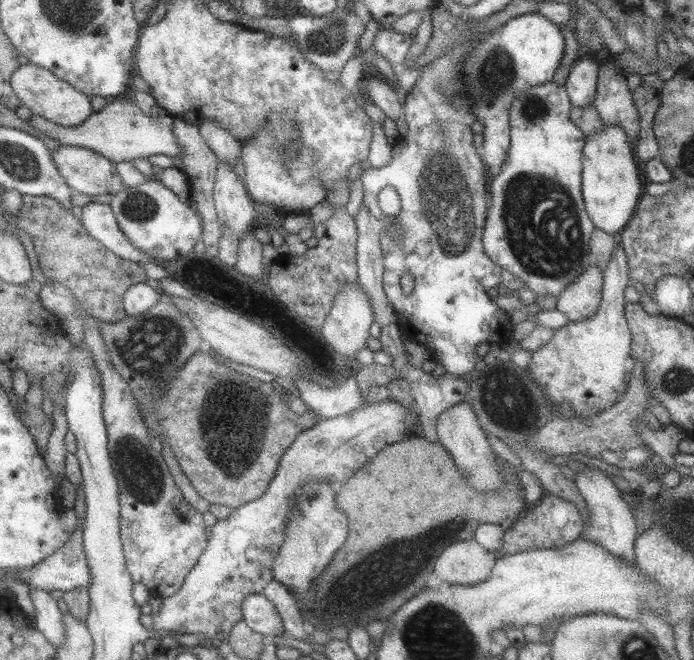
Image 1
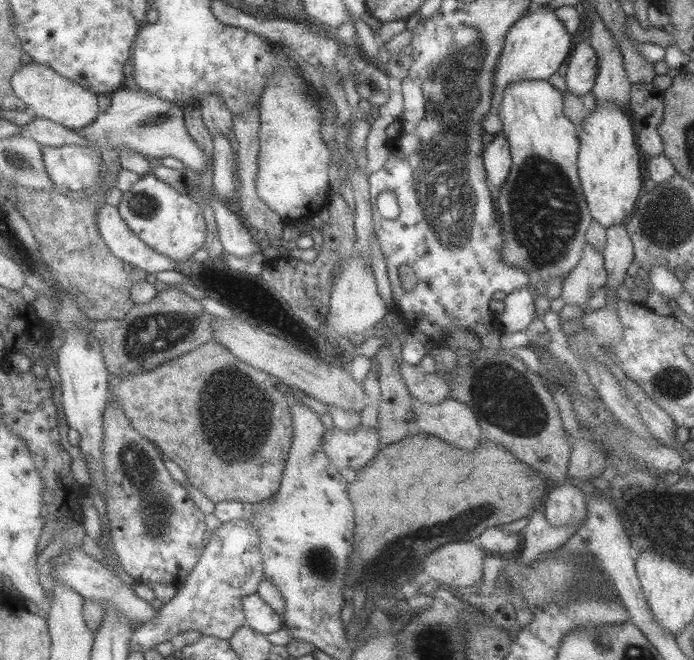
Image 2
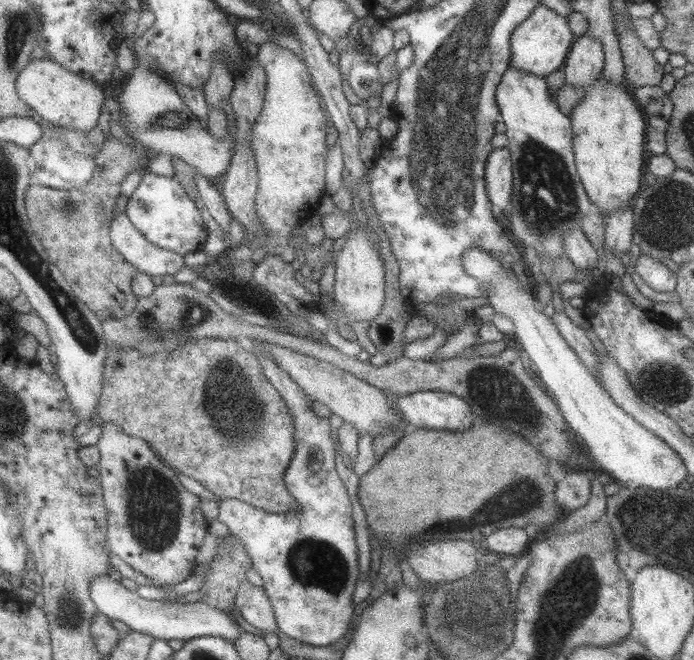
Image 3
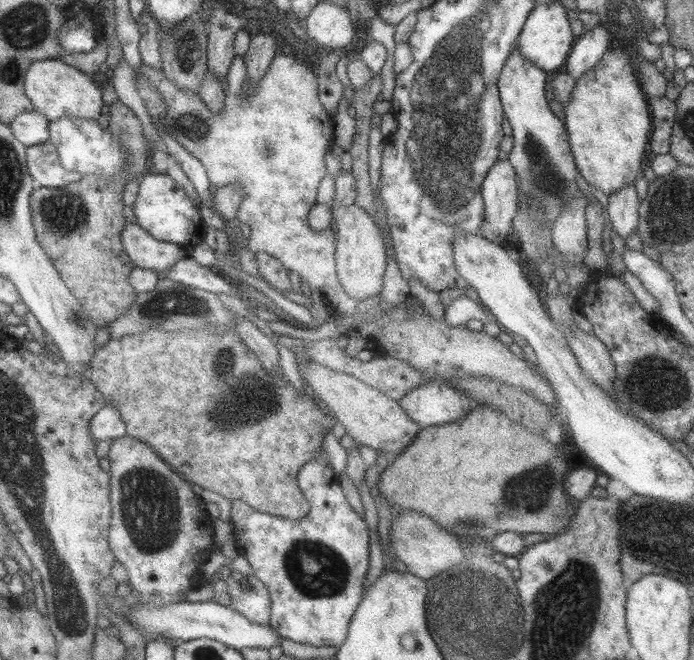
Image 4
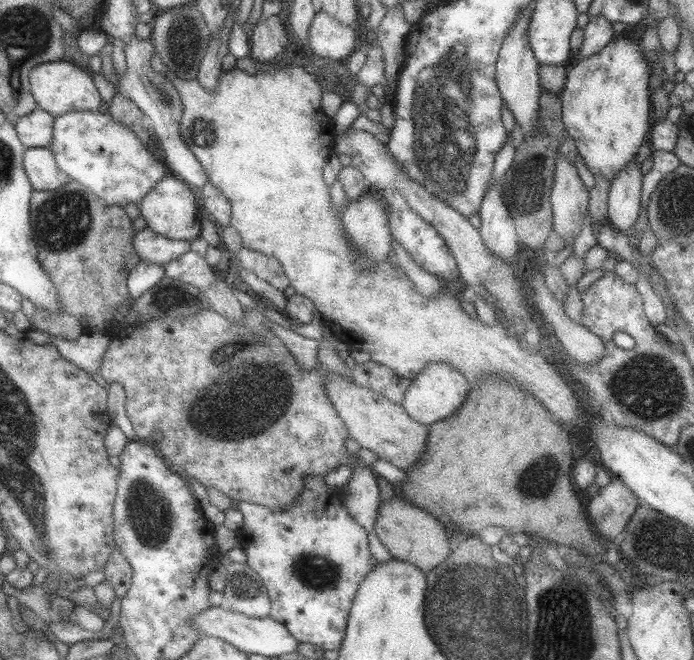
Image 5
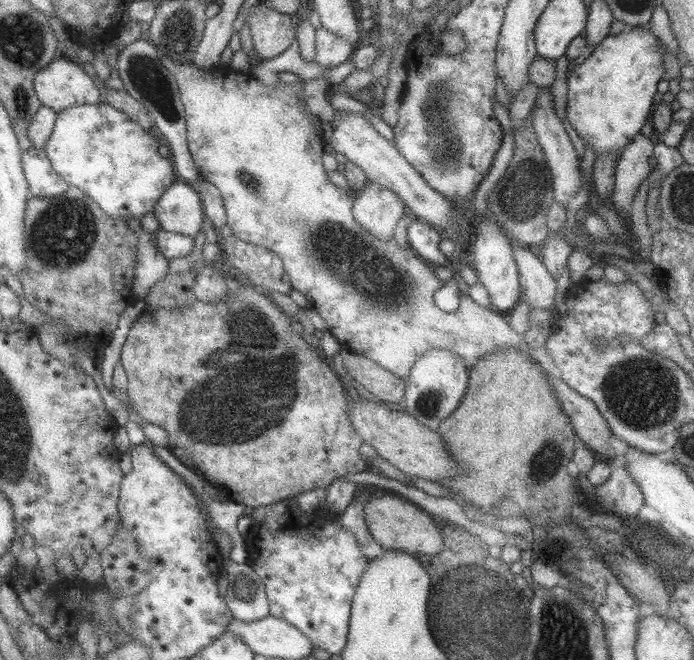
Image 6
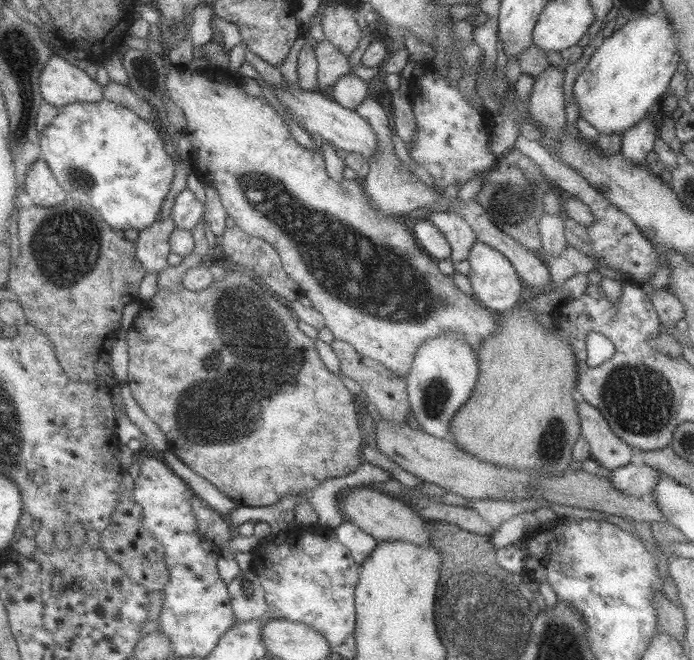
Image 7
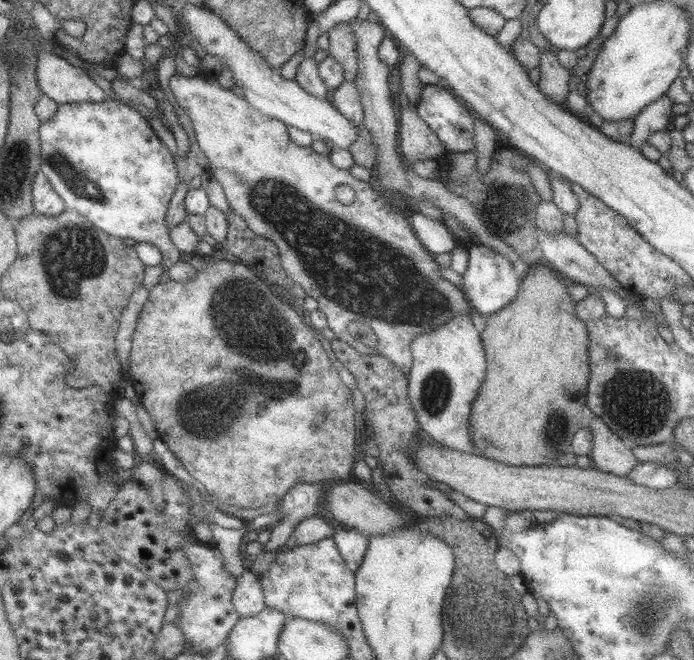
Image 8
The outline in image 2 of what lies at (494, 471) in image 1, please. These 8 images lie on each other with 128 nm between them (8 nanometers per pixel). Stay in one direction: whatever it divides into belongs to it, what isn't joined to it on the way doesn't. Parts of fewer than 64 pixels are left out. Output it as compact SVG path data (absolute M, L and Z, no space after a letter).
M413 398L412 411L416 431L436 436L462 450L480 449L479 440L483 434L475 414L466 404L453 398L437 404L422 404Z

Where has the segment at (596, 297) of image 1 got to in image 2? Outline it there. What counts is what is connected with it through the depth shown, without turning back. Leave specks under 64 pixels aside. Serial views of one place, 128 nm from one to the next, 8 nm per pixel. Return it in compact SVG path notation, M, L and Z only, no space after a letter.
M584 244L577 266L562 280L559 299L562 304L579 306L586 310L587 300L606 284L604 258L591 245Z

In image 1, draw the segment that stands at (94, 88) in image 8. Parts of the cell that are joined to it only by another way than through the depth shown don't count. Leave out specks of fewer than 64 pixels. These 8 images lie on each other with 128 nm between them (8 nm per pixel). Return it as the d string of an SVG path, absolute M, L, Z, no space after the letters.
M28 62L15 69L10 77L10 88L32 115L45 118L60 126L77 126L93 113L91 100L87 95L83 95L68 83L59 80L46 68L41 68L33 63Z

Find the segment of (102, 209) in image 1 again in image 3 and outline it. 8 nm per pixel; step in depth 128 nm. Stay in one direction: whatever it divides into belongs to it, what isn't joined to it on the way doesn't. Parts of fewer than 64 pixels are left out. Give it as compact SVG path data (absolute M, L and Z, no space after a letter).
M116 211L109 224L110 243L138 272L158 280L164 274L173 275L184 267L184 259L176 252L163 250L145 240L131 225L124 212Z

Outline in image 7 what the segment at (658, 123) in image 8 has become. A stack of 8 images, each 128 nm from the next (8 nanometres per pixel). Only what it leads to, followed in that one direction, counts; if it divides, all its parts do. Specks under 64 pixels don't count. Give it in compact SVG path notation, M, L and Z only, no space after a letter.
M658 114L639 120L635 126L626 130L621 138L620 154L627 162L646 166L647 154L652 151L655 138L658 136Z

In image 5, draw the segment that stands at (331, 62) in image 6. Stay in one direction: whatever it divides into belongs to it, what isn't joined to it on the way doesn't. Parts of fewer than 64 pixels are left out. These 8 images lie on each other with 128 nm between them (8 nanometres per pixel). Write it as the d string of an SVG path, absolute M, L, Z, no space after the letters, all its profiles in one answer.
M323 9L314 14L308 28L306 42L310 50L321 58L347 58L355 46L355 32L351 25L330 17Z

